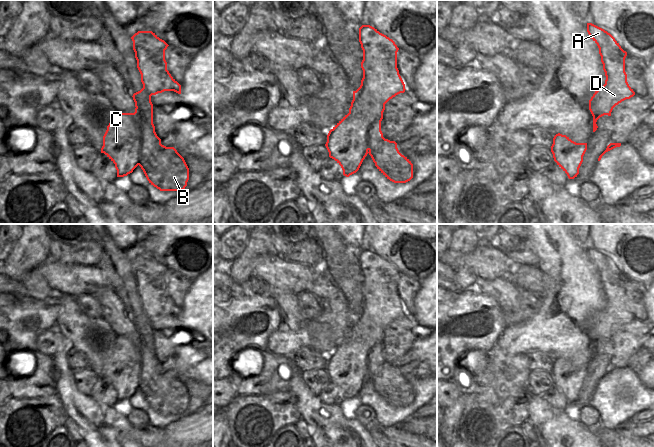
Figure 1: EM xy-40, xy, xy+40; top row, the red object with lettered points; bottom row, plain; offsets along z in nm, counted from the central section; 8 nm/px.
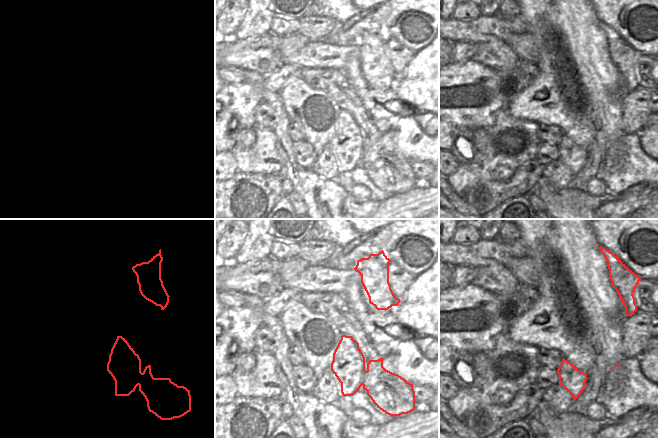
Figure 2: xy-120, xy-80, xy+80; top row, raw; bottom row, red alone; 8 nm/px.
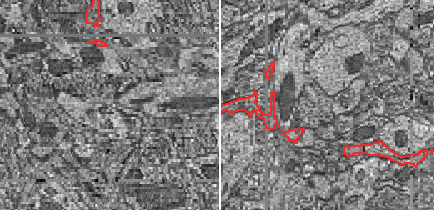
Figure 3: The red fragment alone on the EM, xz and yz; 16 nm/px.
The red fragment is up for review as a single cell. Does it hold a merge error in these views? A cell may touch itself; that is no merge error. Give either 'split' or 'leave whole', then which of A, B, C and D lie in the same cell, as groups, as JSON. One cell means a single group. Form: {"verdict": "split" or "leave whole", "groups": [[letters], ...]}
{"verdict": "split", "groups": [["A", "B", "D"], ["C"]]}

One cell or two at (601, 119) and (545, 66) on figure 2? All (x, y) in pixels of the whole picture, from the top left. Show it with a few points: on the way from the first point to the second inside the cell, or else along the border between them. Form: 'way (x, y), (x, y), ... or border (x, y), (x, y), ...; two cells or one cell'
way (582, 116), (568, 110), (559, 95), (556, 85); one cell

